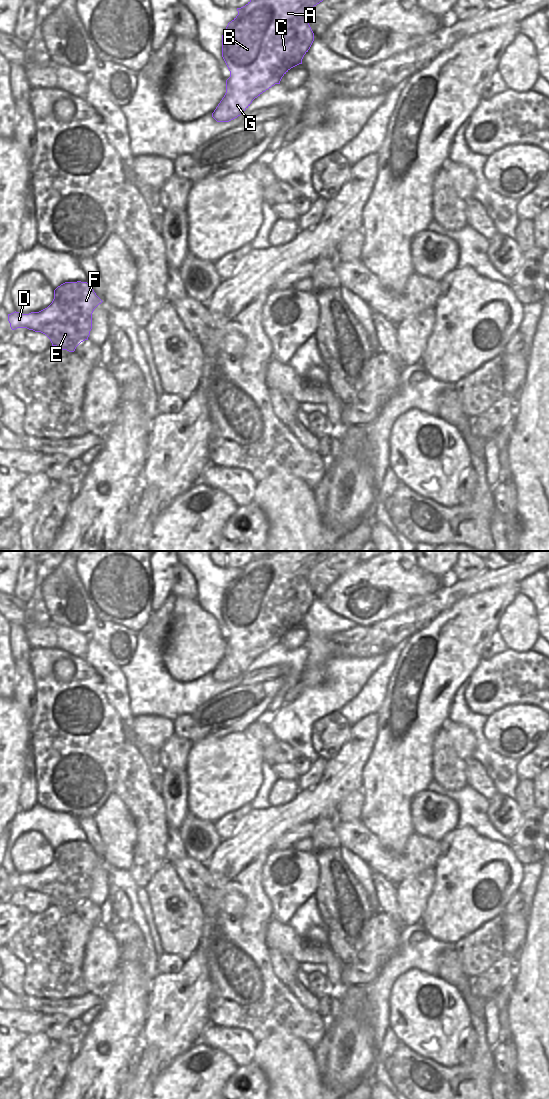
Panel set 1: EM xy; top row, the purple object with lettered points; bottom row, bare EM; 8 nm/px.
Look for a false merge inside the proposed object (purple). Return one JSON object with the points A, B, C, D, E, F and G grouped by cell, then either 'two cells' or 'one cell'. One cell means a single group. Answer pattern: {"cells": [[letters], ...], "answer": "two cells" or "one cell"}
{"cells": [["A", "B", "C", "D", "E", "F", "G"]], "answer": "one cell"}

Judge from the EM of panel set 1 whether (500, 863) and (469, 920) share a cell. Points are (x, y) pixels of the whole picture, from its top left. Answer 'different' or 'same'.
same

